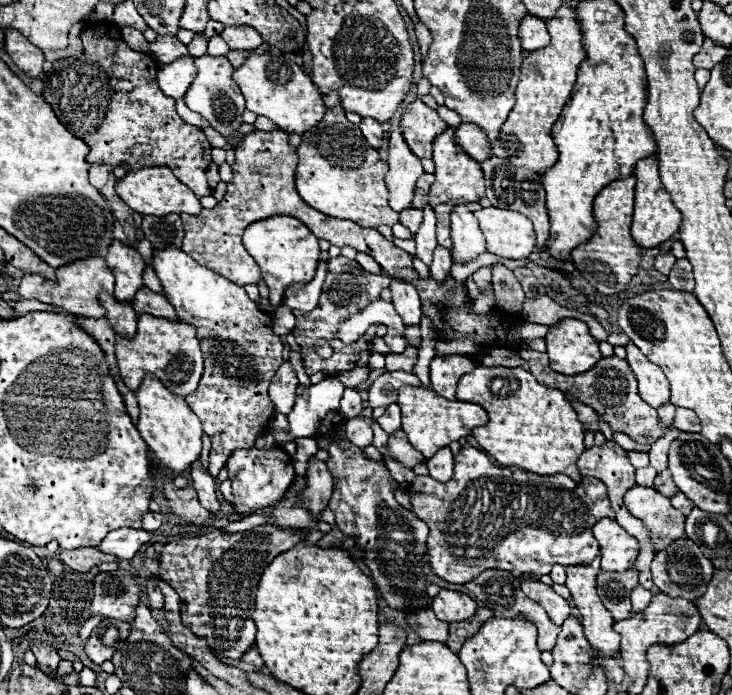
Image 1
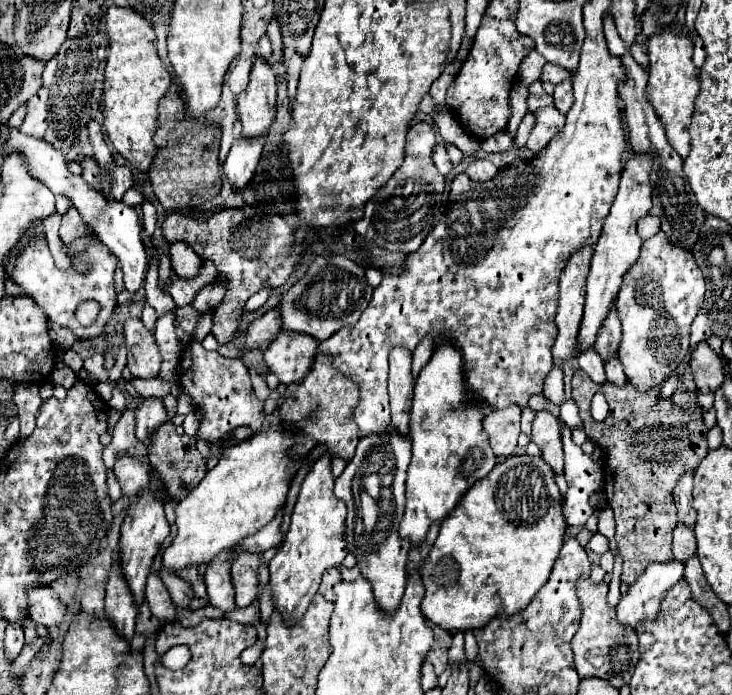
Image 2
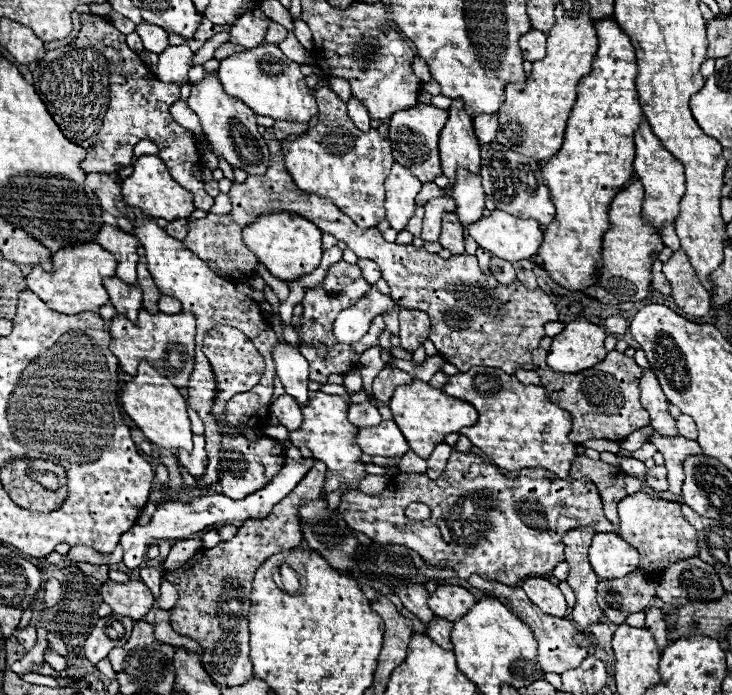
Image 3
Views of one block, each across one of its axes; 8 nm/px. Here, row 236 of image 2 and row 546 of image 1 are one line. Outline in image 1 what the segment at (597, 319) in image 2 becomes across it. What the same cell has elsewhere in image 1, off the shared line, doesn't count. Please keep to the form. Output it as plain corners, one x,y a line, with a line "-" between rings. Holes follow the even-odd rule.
598,520
592,528
592,534
602,550
604,572
624,572
636,564
640,544
622,526
618,526
616,520

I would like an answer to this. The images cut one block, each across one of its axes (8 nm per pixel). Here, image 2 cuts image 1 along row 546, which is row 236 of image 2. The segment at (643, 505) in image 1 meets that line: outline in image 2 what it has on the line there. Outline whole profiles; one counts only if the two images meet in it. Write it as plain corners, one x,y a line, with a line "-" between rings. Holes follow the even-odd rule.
658,232
654,238
648,238
642,244
640,258
636,266
624,276
624,286
620,288
616,310
622,322
622,344
620,344
620,362
624,366
626,378
630,384
636,386
642,394
660,386
688,356
690,346
690,324
696,318
698,310
704,302
704,276
700,266
696,264
692,252
684,252
680,248
674,248
668,238
664,238
662,232

